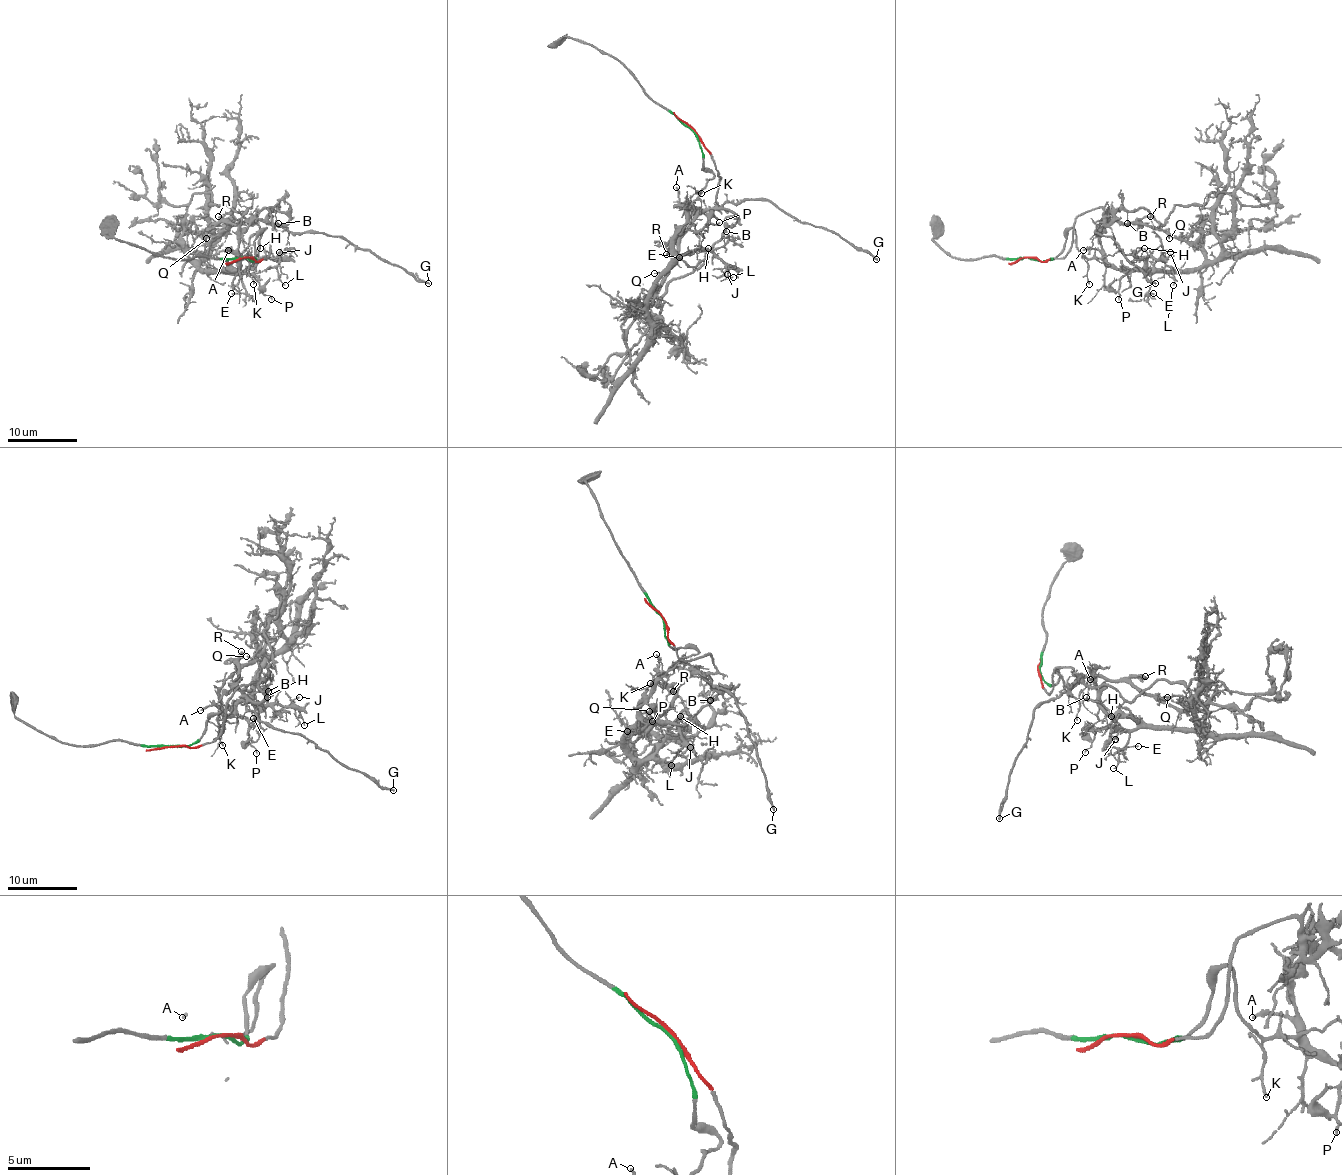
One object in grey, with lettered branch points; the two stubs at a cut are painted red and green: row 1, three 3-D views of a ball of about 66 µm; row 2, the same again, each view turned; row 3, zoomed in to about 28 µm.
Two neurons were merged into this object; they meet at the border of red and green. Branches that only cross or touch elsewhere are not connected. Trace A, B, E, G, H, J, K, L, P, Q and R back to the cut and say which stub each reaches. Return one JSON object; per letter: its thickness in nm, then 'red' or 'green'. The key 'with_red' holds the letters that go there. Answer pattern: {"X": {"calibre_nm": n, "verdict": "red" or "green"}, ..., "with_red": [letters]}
{"A": {"calibre_nm": 200, "verdict": "green"}, "B": {"calibre_nm": 130, "verdict": "red"}, "E": {"calibre_nm": 140, "verdict": "green"}, "G": {"calibre_nm": 220, "verdict": "red"}, "H": {"calibre_nm": 110, "verdict": "green"}, "J": {"calibre_nm": 120, "verdict": "green"}, "K": {"calibre_nm": 140, "verdict": "green"}, "L": {"calibre_nm": 110, "verdict": "green"}, "P": {"calibre_nm": 110, "verdict": "green"}, "Q": {"calibre_nm": 110, "verdict": "red"}, "R": {"calibre_nm": 200, "verdict": "red"}, "with_red": ["B", "G", "Q", "R"]}

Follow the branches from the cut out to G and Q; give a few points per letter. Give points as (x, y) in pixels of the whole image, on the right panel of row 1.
G: (1026, 257), (1063, 257), (1072, 245), (1075, 219), (1101, 208), (1103, 222), (1096, 233), (1108, 236), (1156, 283)
Q: (1026, 257), (1049, 261), (1063, 257), (1072, 245), (1075, 219), (1101, 208), (1107, 219), (1149, 224), (1170, 238)

